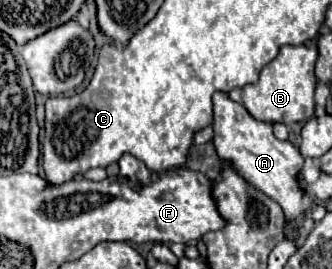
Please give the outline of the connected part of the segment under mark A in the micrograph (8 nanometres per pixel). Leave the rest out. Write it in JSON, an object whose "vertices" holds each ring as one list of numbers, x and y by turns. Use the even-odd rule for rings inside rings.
{"vertices":[[217,91,213,95,213,105,215,105,213,145,217,155,229,161,239,171,239,175,245,177,251,185,255,185,265,195,275,199,283,207,287,219,303,221,313,197,307,191,307,187,297,181,297,175,301,173,301,167,303,167,303,157,299,149,293,147,289,141,279,141,273,135,271,123,253,119,247,113,247,109,241,103,235,103,233,99,229,99,227,93]]}

